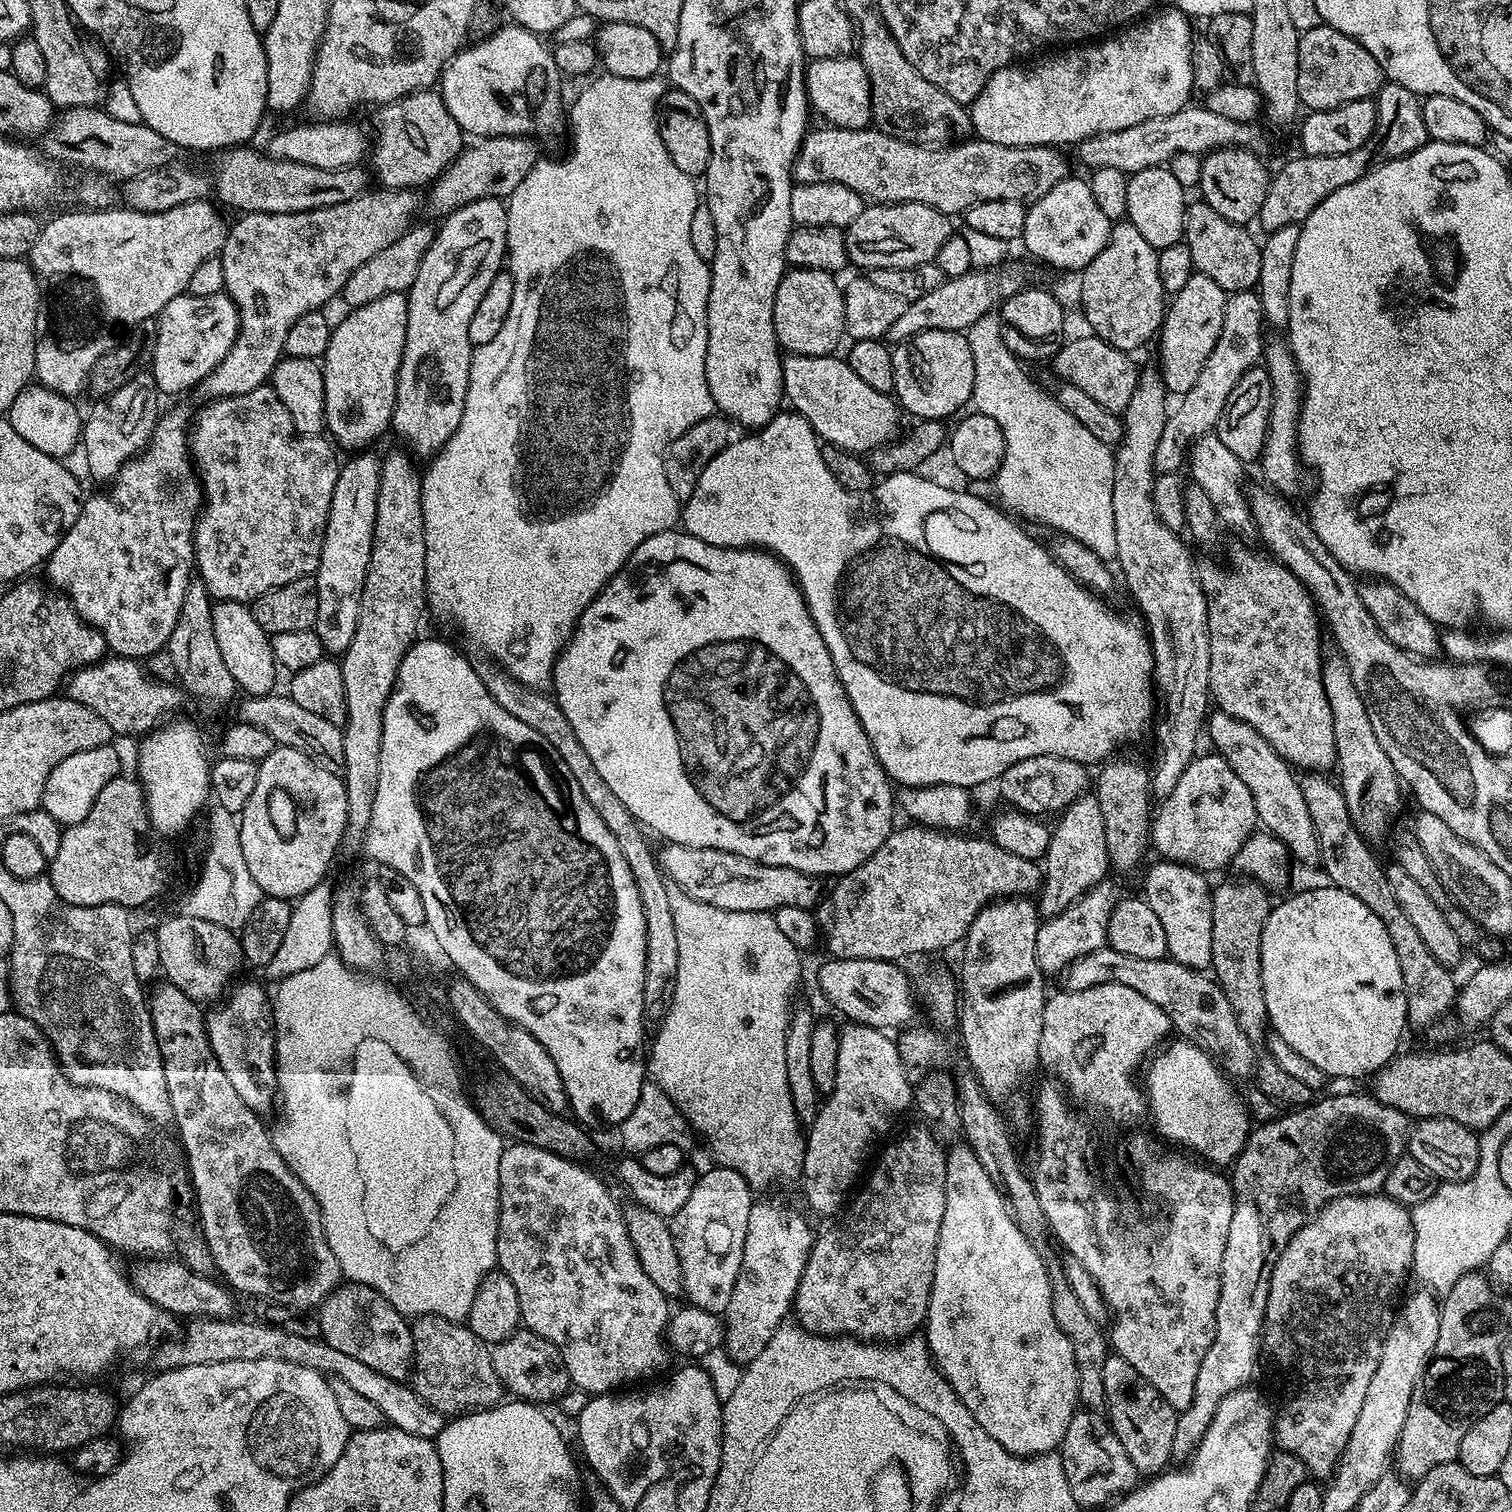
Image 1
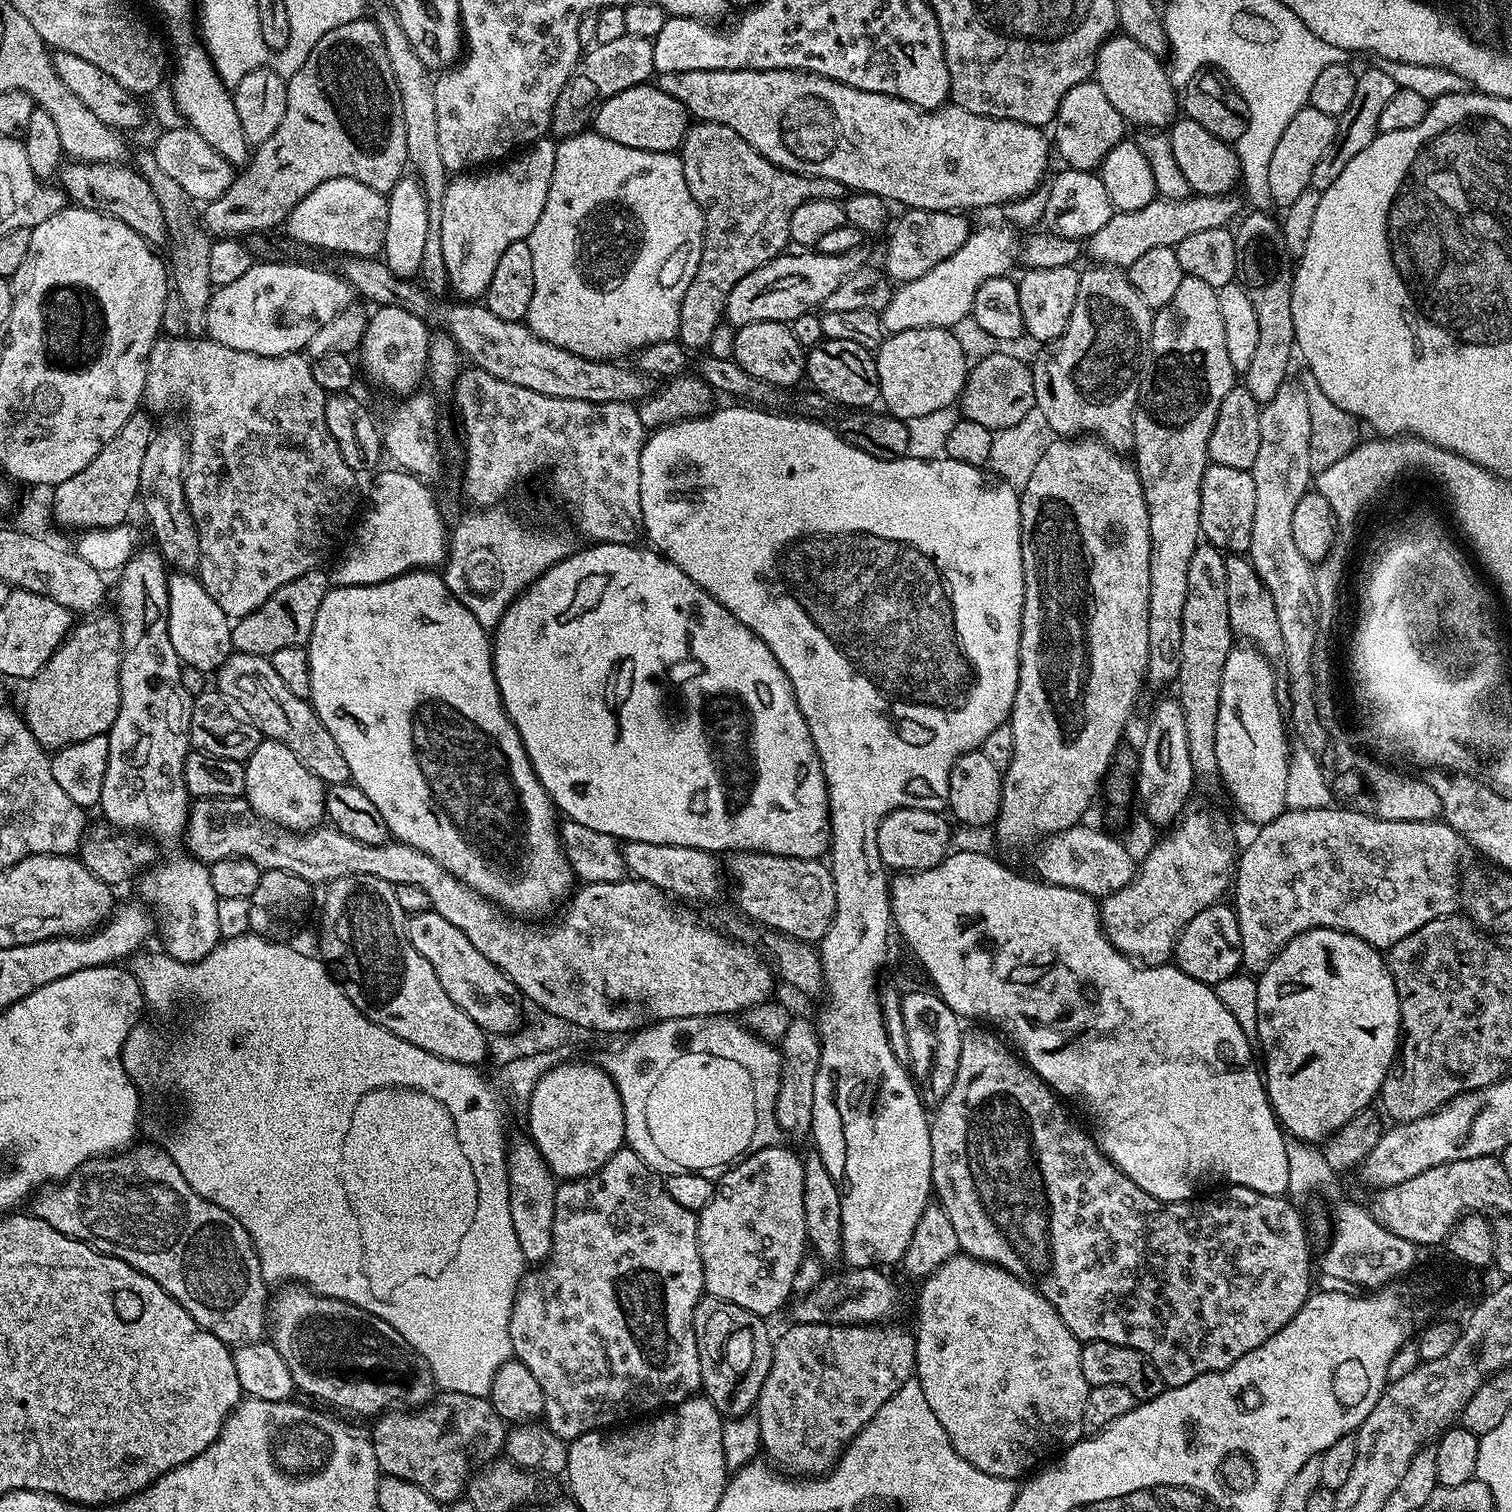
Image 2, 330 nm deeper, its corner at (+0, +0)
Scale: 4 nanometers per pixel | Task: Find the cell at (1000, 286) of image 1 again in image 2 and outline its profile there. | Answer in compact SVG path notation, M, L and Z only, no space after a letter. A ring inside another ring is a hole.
M1193 194L1187 200L1157 198L1142 206L1142 210L1113 211L1110 222L1106 222L1102 230L1088 237L1087 255L1089 252L1096 259L1093 261L1097 265L1126 270L1134 262L1138 262L1142 254L1150 250L1158 250L1158 246L1175 248L1178 242L1182 242L1182 238L1190 238L1190 234L1231 225L1237 219L1236 211L1240 208L1239 202L1234 197L1235 195L1232 194L1222 196Z

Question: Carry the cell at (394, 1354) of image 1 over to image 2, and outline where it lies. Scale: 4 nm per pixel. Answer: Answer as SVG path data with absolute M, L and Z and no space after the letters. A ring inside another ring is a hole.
M441 1391L423 1408L392 1410L381 1415L373 1424L376 1425L373 1426L372 1432L370 1431L370 1439L381 1473L385 1476L397 1476L414 1486L422 1486L426 1494L430 1494L445 1506L451 1505L451 1500L456 1500L459 1496L461 1499L473 1473L484 1465L491 1464L503 1453L506 1439L506 1422L496 1413L488 1396L457 1392Z

